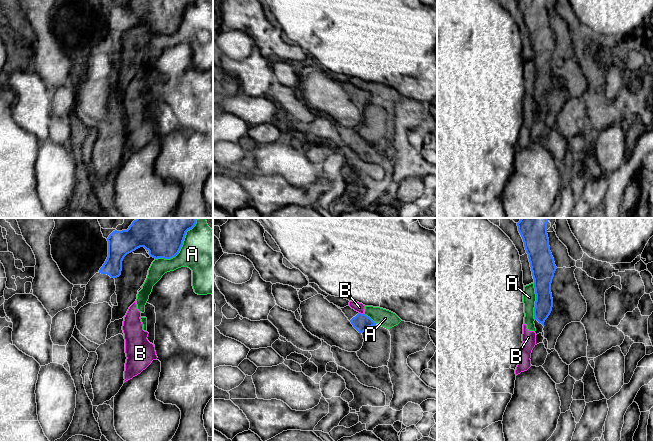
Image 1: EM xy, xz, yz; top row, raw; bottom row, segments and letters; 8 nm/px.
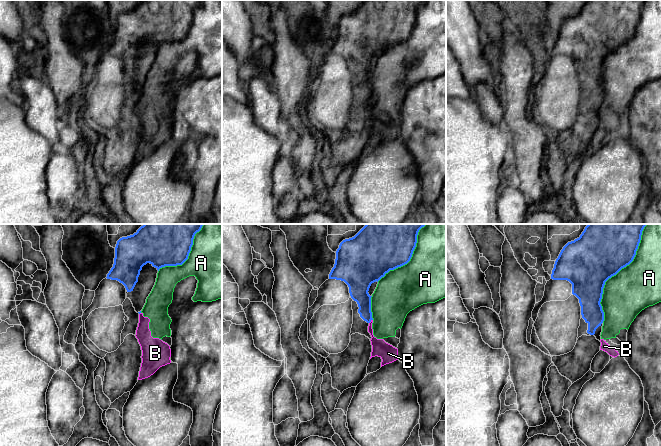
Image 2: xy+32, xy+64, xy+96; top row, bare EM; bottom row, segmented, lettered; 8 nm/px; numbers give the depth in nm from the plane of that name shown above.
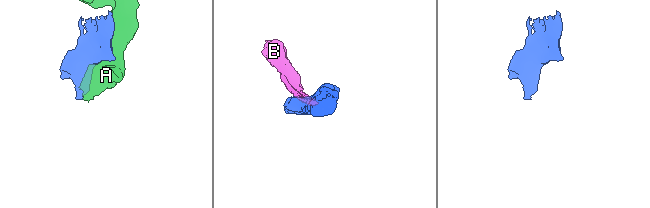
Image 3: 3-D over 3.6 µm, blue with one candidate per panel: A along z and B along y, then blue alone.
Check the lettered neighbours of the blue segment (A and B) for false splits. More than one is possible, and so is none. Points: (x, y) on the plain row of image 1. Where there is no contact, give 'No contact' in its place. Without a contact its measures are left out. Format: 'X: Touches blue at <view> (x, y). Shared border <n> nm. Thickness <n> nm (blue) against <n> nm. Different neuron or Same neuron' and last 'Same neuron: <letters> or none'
A: Touches blue at xy (180, 24). Shared border 440 nm. Thickness 280 nm (blue) against 400 nm. Different neuron
B: Touches blue at xz (360, 89). Shared border 40 nm. Thickness 140 nm (blue) against 80 nm. Different neuron
Same neuron: none

